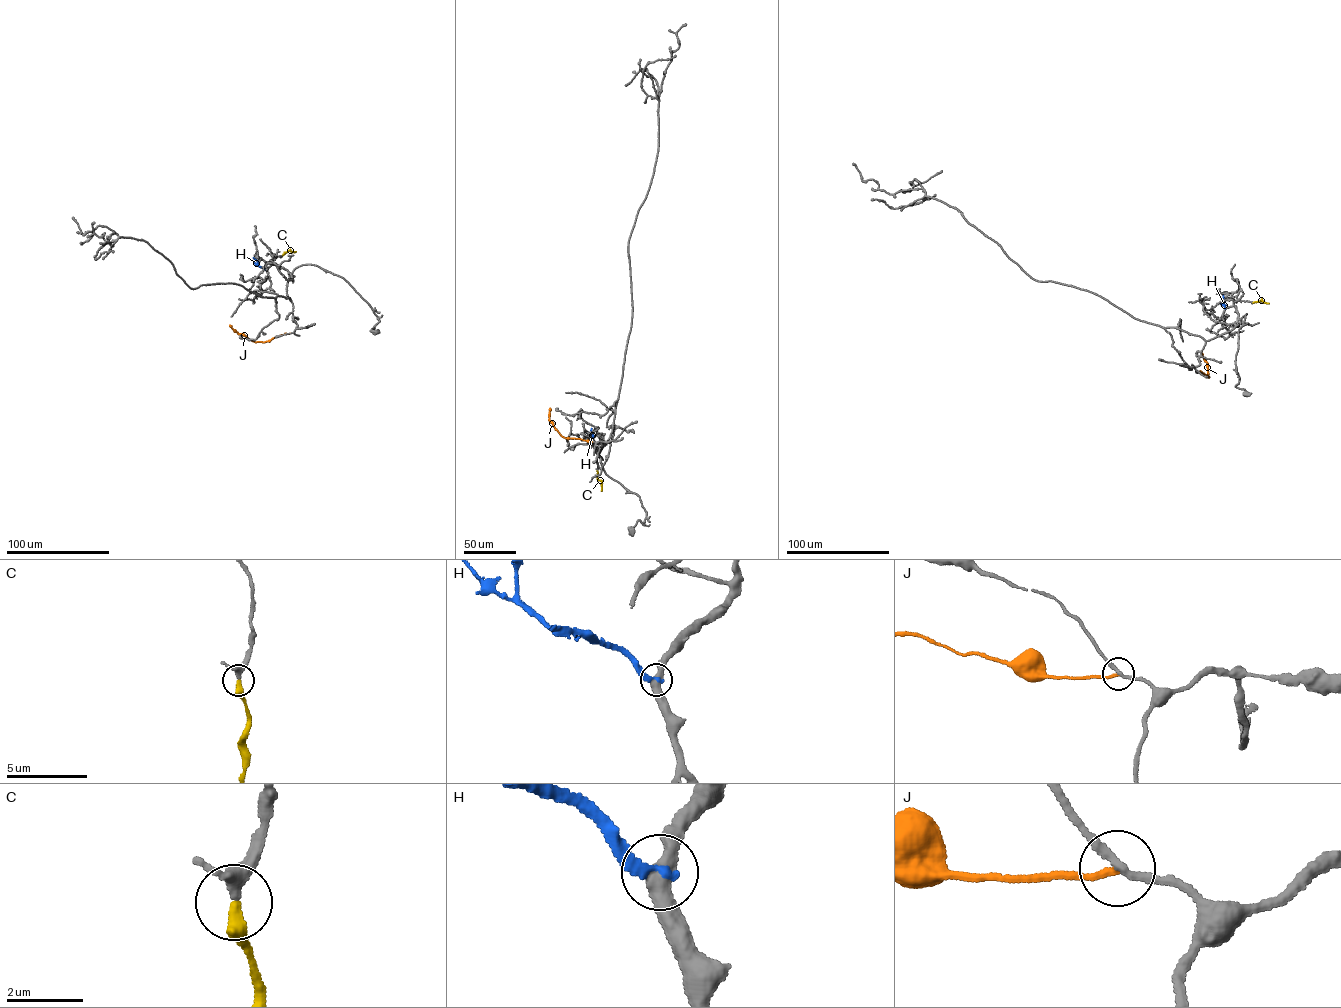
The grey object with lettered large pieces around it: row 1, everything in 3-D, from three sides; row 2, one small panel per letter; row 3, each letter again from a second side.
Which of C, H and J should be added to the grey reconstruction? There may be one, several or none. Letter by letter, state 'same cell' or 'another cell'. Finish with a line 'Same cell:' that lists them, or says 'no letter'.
C: same cell
H: another cell
J: another cell
Same cell: C

